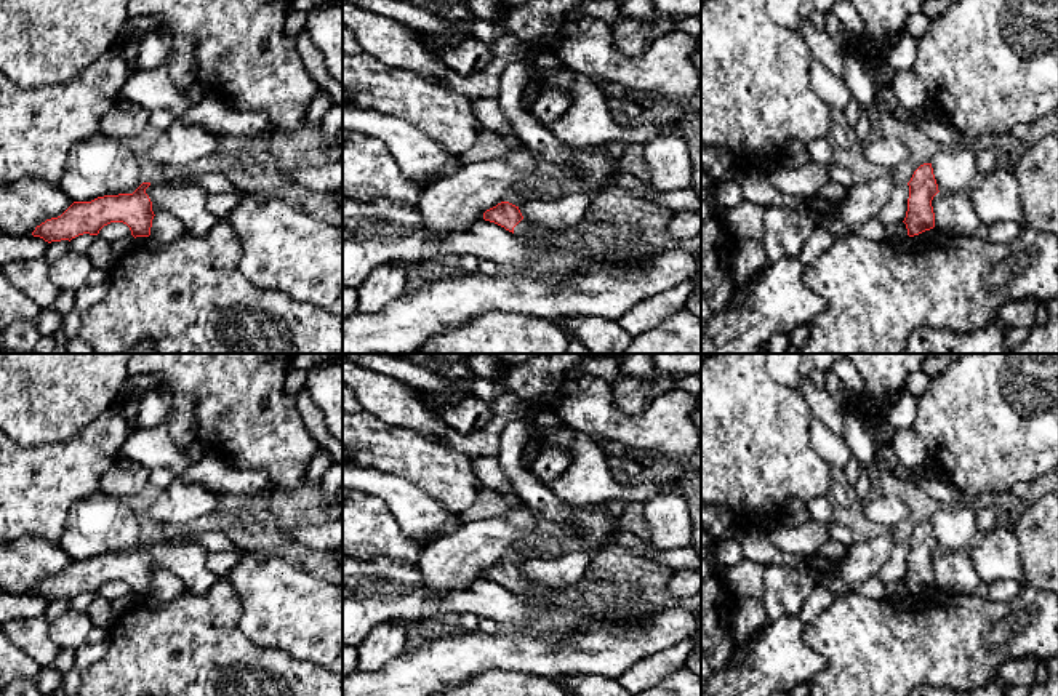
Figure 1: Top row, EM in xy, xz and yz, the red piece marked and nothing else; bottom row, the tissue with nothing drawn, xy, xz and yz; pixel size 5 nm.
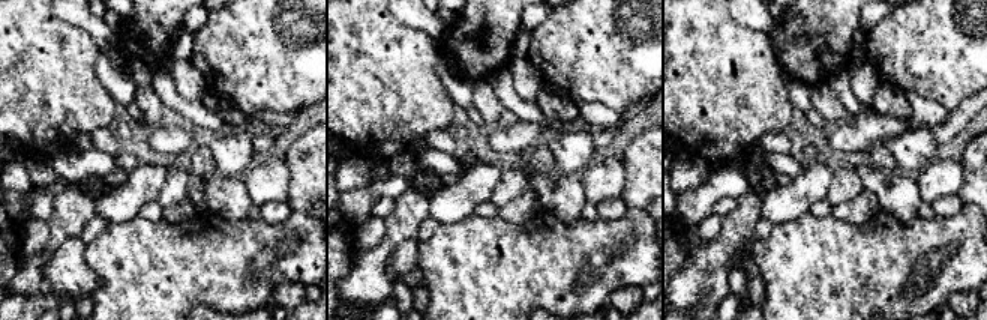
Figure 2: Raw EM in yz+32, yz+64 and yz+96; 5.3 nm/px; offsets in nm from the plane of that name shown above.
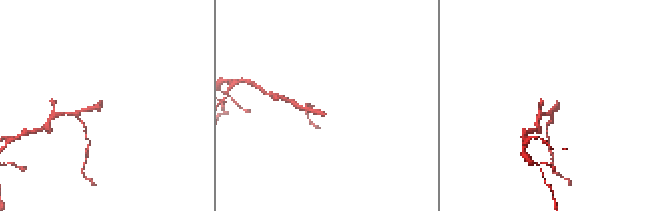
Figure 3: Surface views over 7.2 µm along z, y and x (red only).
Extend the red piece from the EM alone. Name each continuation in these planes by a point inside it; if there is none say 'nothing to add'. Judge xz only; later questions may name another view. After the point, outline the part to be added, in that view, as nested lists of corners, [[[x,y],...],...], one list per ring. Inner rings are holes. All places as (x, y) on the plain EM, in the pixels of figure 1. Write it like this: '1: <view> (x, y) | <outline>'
1: xz (522, 589) | [[[522,578],[514,586],[514,592],[517,595],[520,595],[527,603],[538,603],[538,605],[546,606],[546,608],[555,608],[557,602],[559,602],[559,598],[547,597],[544,594],[538,594],[538,592],[531,590],[530,586],[527,584],[525,578]]]

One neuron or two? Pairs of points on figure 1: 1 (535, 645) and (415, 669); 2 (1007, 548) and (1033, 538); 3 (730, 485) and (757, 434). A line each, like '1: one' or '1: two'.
1: one
2: two
3: one

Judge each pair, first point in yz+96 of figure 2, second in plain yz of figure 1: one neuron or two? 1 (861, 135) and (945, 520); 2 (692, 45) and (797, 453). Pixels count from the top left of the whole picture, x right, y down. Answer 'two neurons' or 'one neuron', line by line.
1: two neurons
2: one neuron

